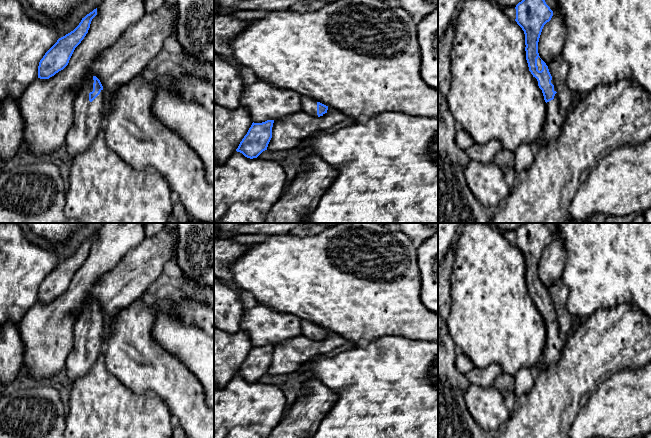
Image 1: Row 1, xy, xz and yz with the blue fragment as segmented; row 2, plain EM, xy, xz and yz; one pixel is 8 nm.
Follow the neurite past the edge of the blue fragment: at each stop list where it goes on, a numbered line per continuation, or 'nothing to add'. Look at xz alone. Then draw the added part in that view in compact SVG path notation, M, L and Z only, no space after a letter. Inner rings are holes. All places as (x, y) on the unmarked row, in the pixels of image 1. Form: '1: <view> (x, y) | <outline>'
1: xz (309, 330) | M306 320L301 322L302 335L305 338L318 341L317 339L317 325Z

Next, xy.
1: xy (88, 344) | M93 300L82 305L82 310L74 324L74 341L70 355L67 357L65 369L71 382L83 376L95 364L105 348L105 317L89 325L89 317L93 315Z

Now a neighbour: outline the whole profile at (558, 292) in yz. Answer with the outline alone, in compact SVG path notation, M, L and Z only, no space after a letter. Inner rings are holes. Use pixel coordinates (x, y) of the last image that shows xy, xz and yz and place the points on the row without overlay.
M560 277L551 285L548 289L548 293L554 305L554 311L556 312L561 334L566 337L571 330L573 317L567 306L569 296L568 287Z

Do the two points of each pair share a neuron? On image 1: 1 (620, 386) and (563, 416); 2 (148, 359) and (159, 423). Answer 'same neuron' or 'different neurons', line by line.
1: different neurons
2: different neurons

